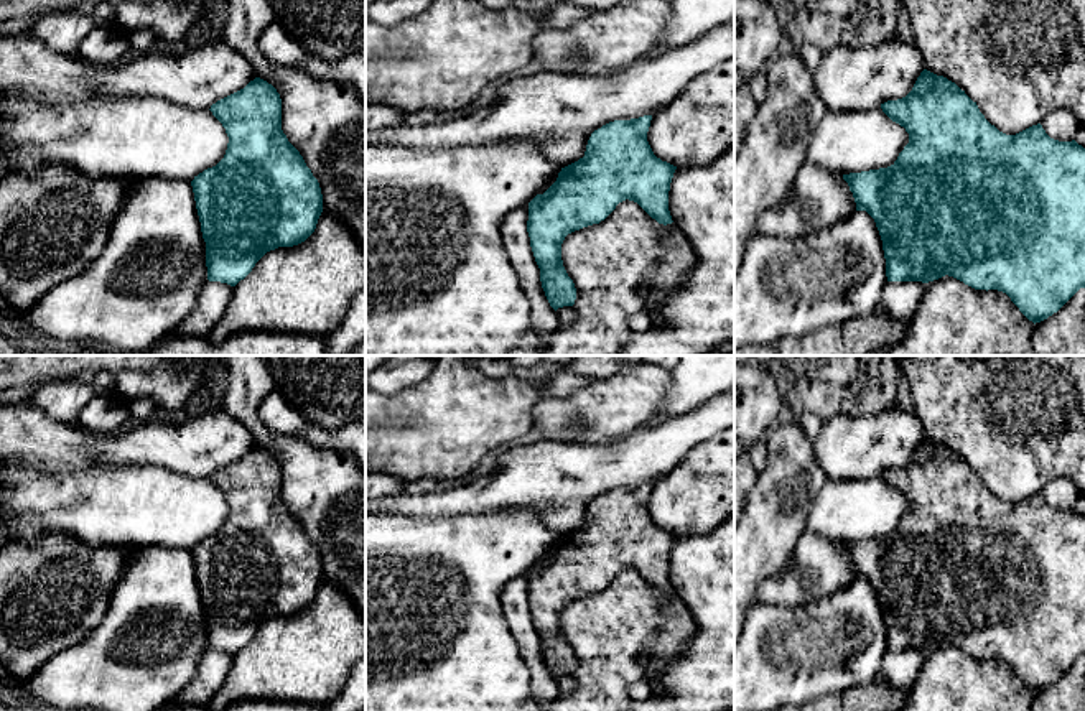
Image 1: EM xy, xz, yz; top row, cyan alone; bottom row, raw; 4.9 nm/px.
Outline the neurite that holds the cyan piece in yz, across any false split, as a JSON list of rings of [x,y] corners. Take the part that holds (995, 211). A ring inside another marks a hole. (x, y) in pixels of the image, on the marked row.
[[[927,69],[912,91],[881,104],[882,112],[909,133],[897,160],[879,170],[843,174],[856,211],[866,211],[882,240],[887,281],[929,283],[945,275],[975,290],[1006,293],[1034,324],[1057,313],[1085,288],[1085,148],[1075,140],[1050,138],[1041,123],[1016,135],[991,125],[965,91]]]

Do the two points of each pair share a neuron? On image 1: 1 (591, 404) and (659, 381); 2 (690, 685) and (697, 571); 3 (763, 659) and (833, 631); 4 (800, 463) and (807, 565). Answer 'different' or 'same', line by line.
1: same
2: same
3: same
4: different

